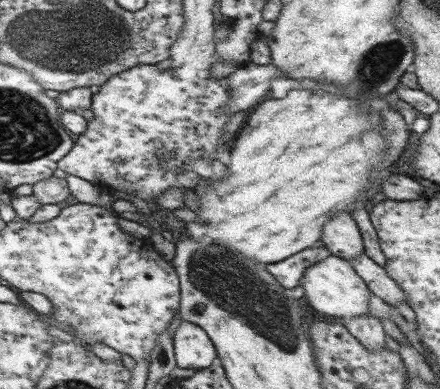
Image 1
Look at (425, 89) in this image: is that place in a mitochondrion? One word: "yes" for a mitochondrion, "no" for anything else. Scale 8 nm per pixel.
no

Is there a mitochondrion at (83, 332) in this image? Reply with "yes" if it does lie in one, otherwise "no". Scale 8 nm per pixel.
no

